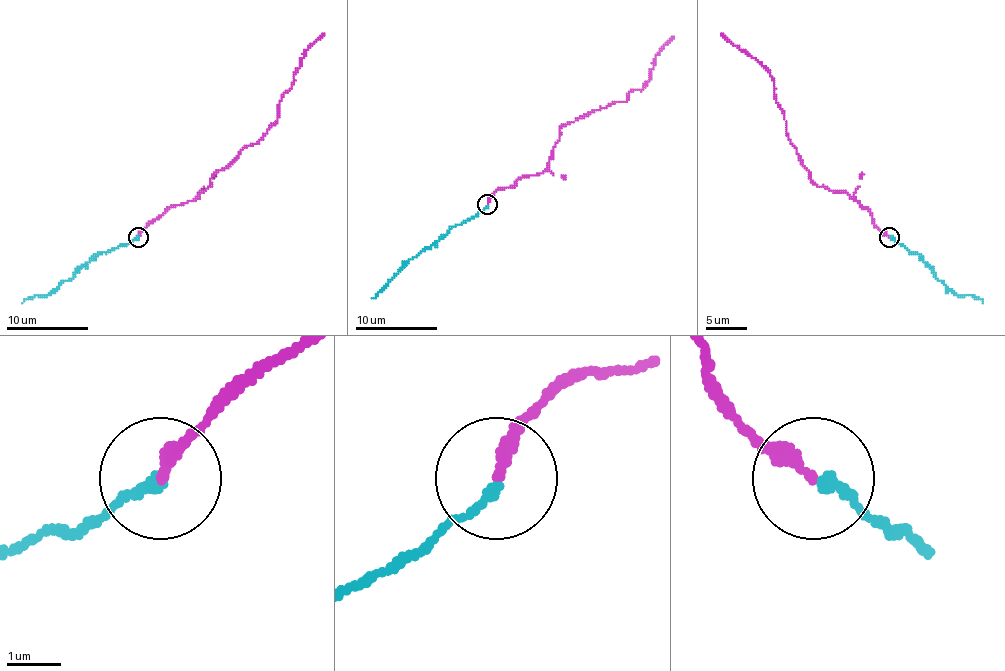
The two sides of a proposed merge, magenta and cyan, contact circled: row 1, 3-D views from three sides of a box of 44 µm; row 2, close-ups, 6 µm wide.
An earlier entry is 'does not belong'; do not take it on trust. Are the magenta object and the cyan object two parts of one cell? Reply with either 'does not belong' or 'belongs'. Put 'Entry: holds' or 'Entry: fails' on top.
Entry: fails
belongs

